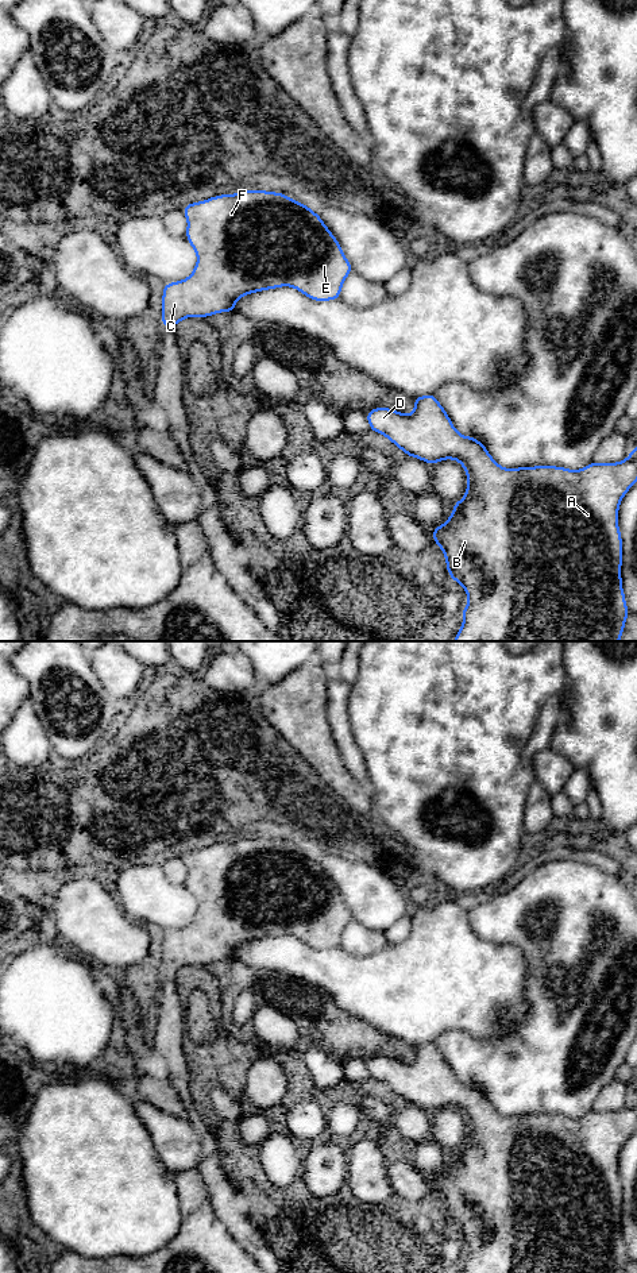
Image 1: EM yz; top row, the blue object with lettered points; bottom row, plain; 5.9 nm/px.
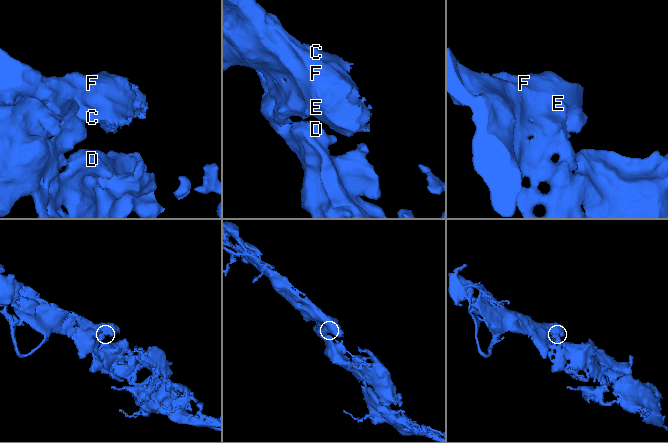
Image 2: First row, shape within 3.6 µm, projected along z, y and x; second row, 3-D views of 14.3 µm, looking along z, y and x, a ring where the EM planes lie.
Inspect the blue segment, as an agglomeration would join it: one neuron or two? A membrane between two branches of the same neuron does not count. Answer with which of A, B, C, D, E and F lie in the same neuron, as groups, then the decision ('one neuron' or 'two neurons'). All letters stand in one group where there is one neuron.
A B C D E F | one neuron

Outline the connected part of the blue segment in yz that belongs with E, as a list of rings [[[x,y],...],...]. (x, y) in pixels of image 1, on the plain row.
[[[243,837],[186,852],[184,864],[197,911],[186,927],[163,934],[162,976],[175,975],[186,965],[235,960],[239,946],[282,934],[294,936],[313,949],[336,948],[352,919],[320,863],[283,841]]]

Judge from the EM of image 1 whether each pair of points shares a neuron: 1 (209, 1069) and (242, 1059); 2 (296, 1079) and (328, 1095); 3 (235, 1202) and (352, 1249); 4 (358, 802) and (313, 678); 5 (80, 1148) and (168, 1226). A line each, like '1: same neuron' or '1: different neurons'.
1: same neuron
2: same neuron
3: different neurons
4: same neuron
5: same neuron

